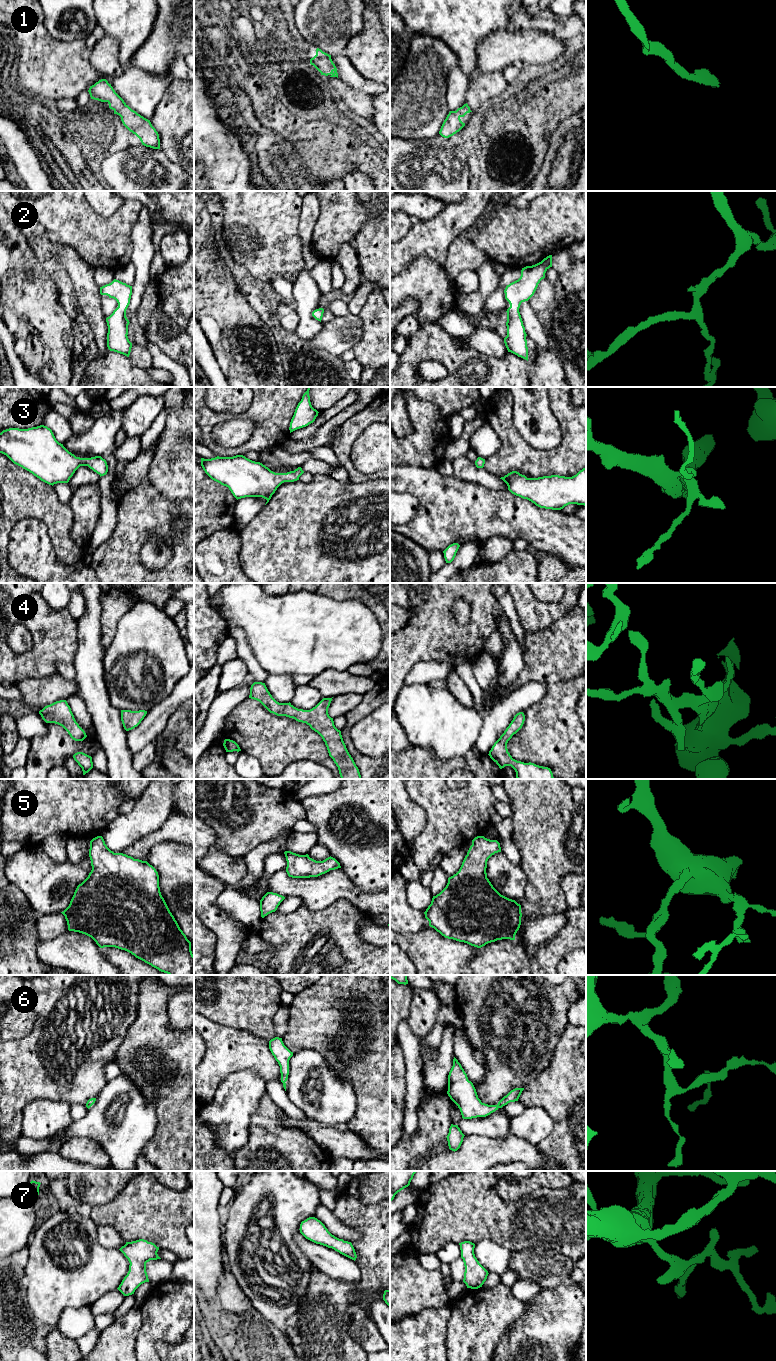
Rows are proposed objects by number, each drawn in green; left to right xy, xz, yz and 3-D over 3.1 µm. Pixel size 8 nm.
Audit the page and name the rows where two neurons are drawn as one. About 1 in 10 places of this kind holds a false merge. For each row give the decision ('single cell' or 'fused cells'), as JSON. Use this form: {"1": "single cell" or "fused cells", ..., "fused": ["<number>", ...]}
{"1": "single cell", "2": "single cell", "3": "single cell", "4": "single cell", "5": "single cell", "6": "single cell", "7": "single cell", "fused": []}

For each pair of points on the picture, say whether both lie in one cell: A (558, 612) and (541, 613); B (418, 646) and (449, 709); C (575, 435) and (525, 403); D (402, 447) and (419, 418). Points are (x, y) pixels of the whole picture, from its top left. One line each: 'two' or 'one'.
A: one
B: two
C: two
D: one

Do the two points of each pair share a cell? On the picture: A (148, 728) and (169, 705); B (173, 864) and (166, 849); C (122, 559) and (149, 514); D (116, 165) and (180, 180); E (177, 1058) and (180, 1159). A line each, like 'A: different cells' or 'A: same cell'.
A: same cell
B: same cell
C: same cell
D: same cell
E: same cell

